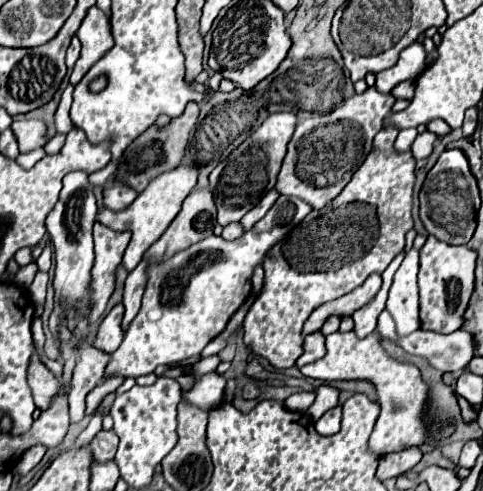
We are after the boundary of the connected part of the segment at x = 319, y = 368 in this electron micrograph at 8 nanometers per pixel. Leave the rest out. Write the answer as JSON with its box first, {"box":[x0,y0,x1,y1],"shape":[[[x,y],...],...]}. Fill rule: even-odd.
{"box":[301,331,457,455],"shape":[[[349,331],[349,333],[333,333],[333,335],[327,335],[325,337],[325,345],[327,345],[327,355],[319,361],[313,361],[305,367],[301,367],[301,373],[305,377],[311,377],[311,379],[321,379],[321,381],[369,381],[373,383],[375,391],[377,391],[377,403],[381,407],[381,413],[377,417],[377,423],[375,423],[375,431],[369,439],[369,449],[379,453],[379,455],[385,455],[385,453],[391,453],[391,451],[399,451],[399,449],[407,449],[407,447],[419,447],[423,443],[427,443],[429,439],[433,441],[443,441],[447,439],[449,435],[455,433],[455,425],[457,421],[455,419],[443,419],[443,421],[431,421],[427,417],[427,403],[429,403],[429,385],[421,379],[421,373],[419,369],[413,365],[413,363],[405,363],[405,361],[399,361],[399,359],[393,359],[379,343],[379,337],[375,333],[367,335],[365,339],[359,339],[355,335],[355,331]]]}

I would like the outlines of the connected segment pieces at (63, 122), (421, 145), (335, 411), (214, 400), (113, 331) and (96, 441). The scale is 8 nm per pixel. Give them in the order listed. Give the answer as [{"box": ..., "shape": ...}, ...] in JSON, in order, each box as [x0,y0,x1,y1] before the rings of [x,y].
[{"box":[55,85,75,133],"shape":[[[69,85],[65,91],[63,91],[63,97],[61,97],[61,103],[59,103],[59,109],[55,113],[55,125],[57,125],[57,133],[69,133],[75,125],[69,117],[69,107],[71,107],[71,93],[73,93],[73,87]]]},{"box":[411,131,437,159],"shape":[[[429,131],[419,133],[417,139],[415,139],[413,145],[411,145],[411,151],[413,151],[415,159],[425,159],[425,157],[429,157],[431,151],[433,151],[433,143],[435,143],[435,139],[437,139],[435,133],[429,133]]]},{"box":[315,405,341,435],"shape":[[[341,405],[329,409],[323,417],[315,421],[315,429],[319,435],[335,435],[341,429]]]},{"box":[183,373,225,411],"shape":[[[207,373],[207,375],[199,377],[199,381],[193,385],[193,389],[183,393],[183,399],[209,411],[211,407],[221,403],[223,393],[225,393],[225,379],[217,373]]]},{"box":[93,305,123,353],"shape":[[[115,305],[109,315],[103,319],[97,337],[93,341],[93,347],[103,351],[103,353],[113,353],[121,341],[123,341],[123,331],[121,331],[121,319],[123,319],[123,305]]]},{"box":[89,429,119,461],"shape":[[[101,429],[93,437],[93,441],[89,443],[89,451],[91,451],[91,455],[93,455],[95,461],[109,461],[109,459],[115,457],[117,443],[119,443],[119,439],[117,439],[117,435],[113,431]]]}]

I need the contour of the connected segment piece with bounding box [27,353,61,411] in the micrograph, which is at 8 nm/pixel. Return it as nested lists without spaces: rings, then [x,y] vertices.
[[[37,353],[31,359],[31,369],[29,369],[27,381],[29,381],[29,387],[33,391],[35,407],[41,409],[41,411],[49,409],[61,387],[59,387],[59,381],[55,379],[55,375],[41,363]]]

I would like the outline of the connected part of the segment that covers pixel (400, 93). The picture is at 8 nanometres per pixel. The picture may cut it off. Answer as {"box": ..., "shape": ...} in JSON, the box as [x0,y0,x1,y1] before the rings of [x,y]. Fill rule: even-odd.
{"box":[391,80,415,101],"shape":[[[411,80],[404,81],[397,85],[392,91],[391,94],[396,99],[406,99],[411,101],[415,94],[415,82]]]}

